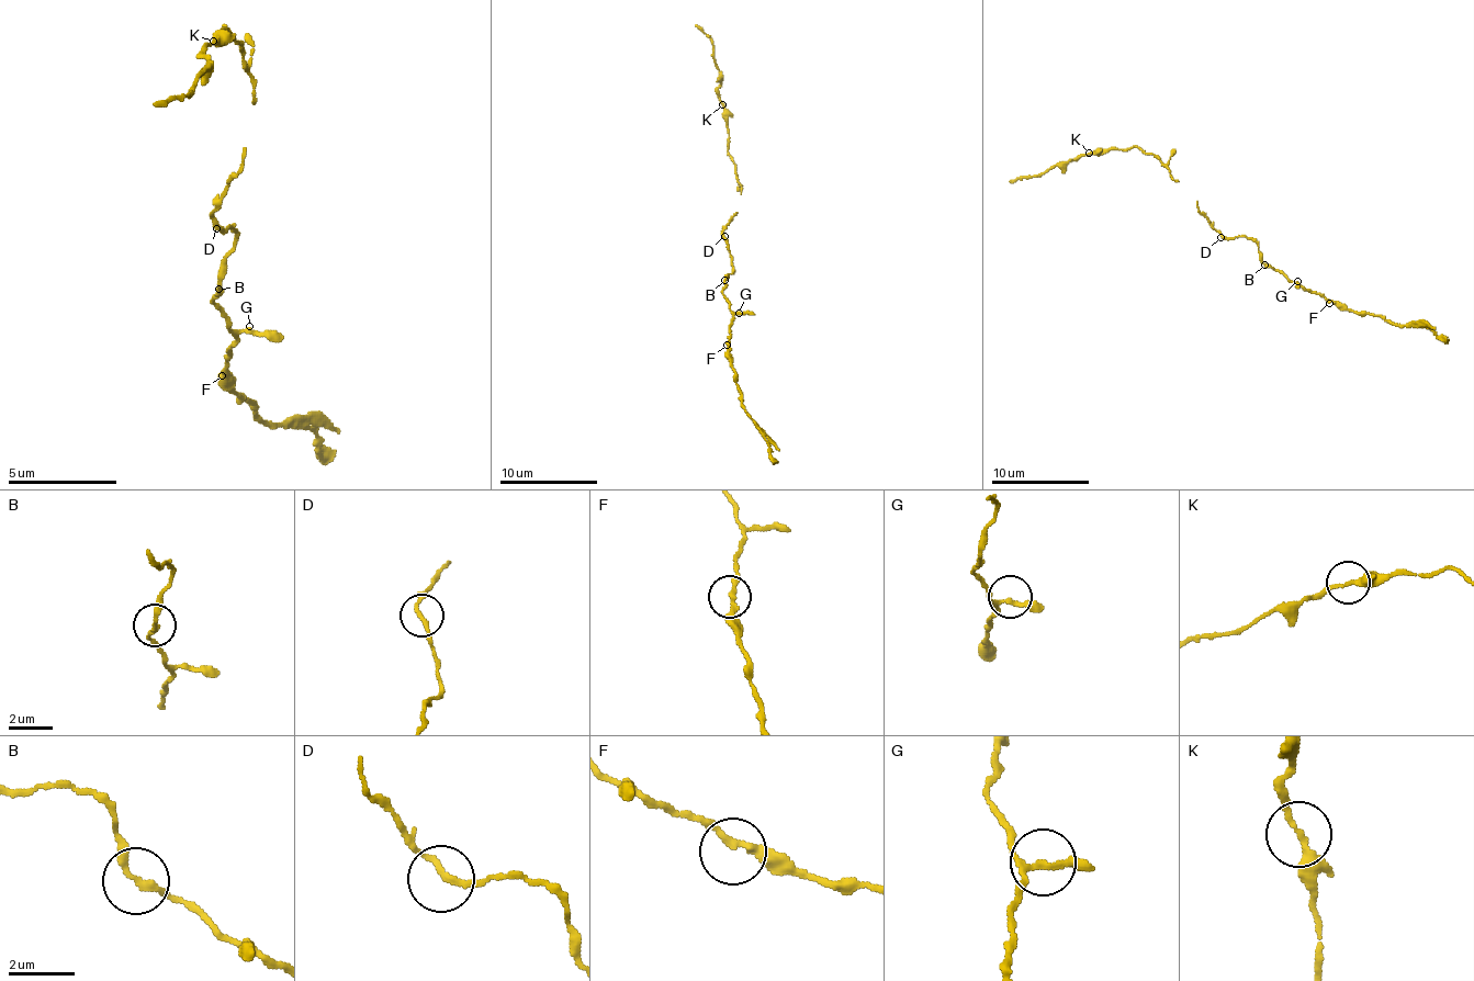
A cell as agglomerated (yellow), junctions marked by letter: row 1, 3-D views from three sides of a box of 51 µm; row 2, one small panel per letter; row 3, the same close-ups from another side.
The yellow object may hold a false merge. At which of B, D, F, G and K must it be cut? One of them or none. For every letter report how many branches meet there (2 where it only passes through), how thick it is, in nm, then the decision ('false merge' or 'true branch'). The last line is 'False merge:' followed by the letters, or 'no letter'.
B: 2 | 220 nm | true branch
D: 2 | 190 nm | true branch
F: 2 | 240 nm | true branch
G: 3 | 160 nm | true branch
K: 2 | 240 nm | true branch
False merge: no letter

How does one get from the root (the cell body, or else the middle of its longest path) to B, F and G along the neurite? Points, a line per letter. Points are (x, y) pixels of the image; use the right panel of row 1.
B: (1223, 235), (1250, 237), (1258, 245), (1260, 259), (1264, 263)
F: (1223, 235), (1250, 237), (1258, 245), (1260, 259), (1264, 263), (1282, 271), (1302, 289), (1316, 291), (1329, 303)
G: (1223, 235), (1250, 237), (1258, 245), (1260, 259), (1264, 263), (1282, 271), (1294, 283), (1297, 281)

